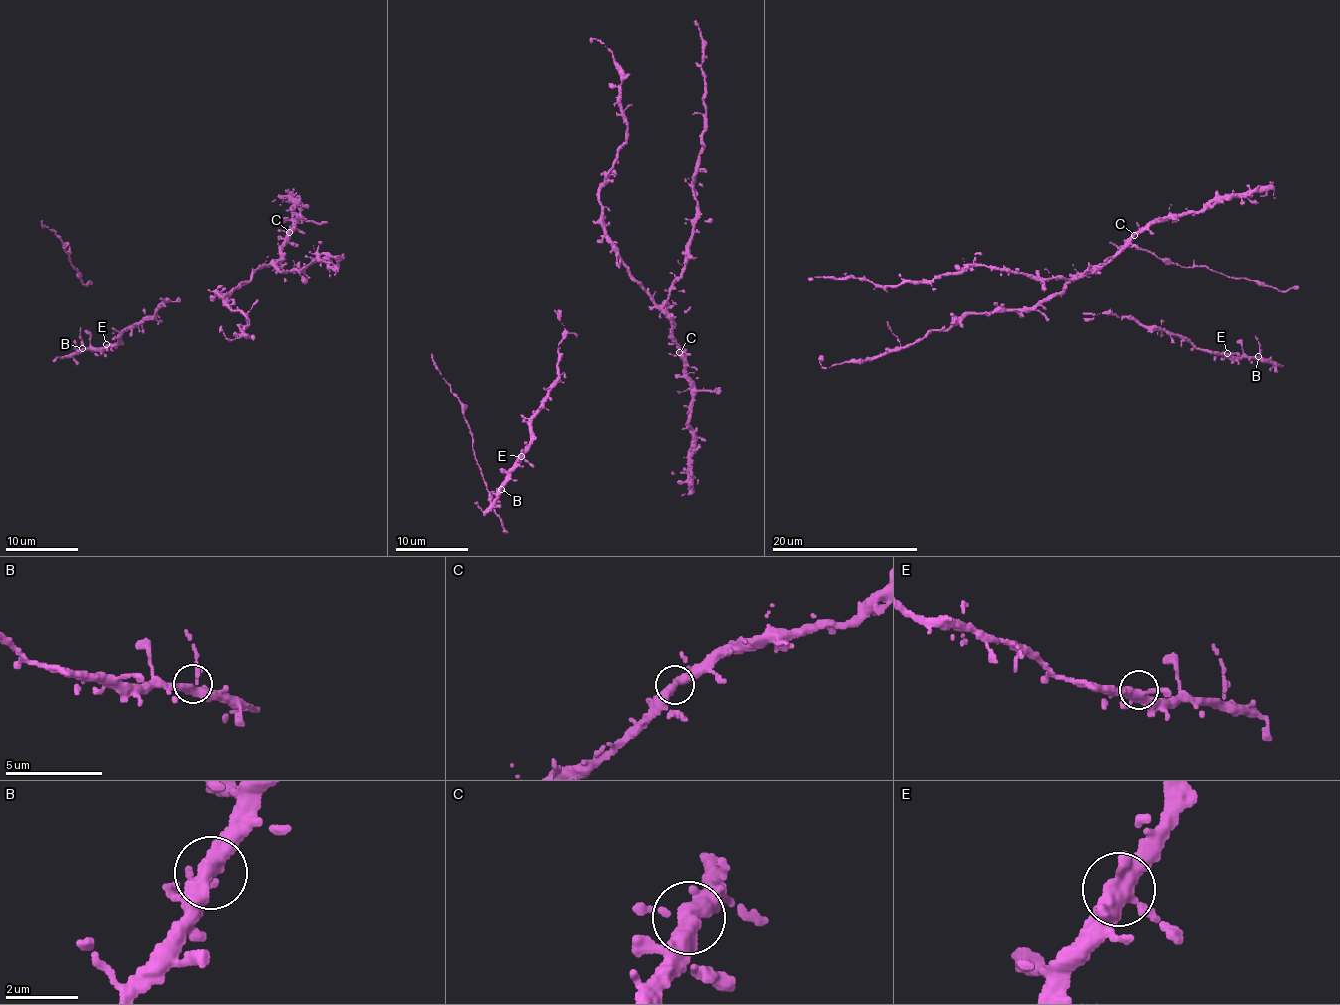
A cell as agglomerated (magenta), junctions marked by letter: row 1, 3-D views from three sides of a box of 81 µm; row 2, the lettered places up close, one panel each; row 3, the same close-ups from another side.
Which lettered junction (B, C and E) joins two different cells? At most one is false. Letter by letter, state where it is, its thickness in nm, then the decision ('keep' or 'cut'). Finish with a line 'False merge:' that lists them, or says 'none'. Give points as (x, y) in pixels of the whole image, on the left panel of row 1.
B: (82, 348) | 340 nm | keep
C: (289, 232) | 340 nm | keep
E: (106, 344) | 360 nm | keep
False merge: none

